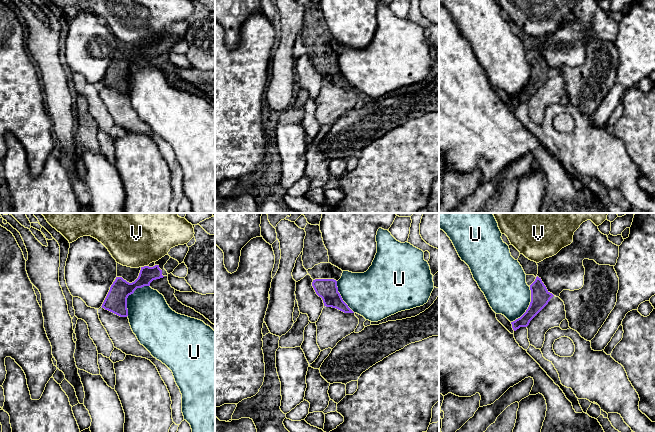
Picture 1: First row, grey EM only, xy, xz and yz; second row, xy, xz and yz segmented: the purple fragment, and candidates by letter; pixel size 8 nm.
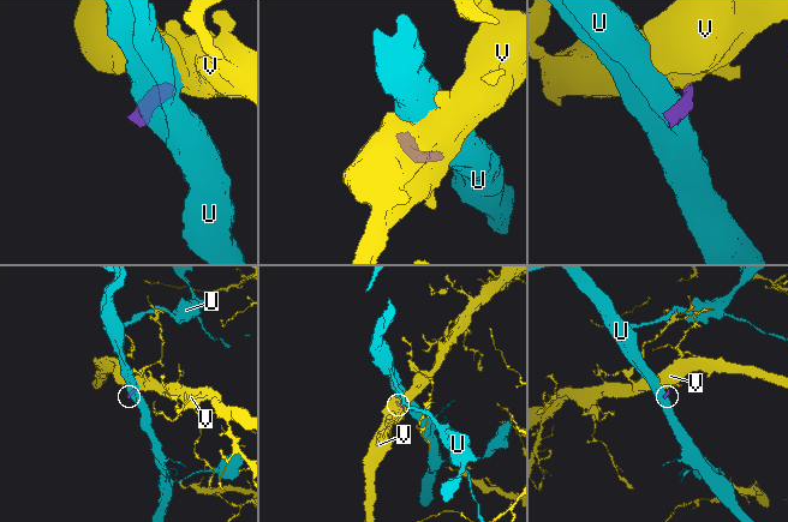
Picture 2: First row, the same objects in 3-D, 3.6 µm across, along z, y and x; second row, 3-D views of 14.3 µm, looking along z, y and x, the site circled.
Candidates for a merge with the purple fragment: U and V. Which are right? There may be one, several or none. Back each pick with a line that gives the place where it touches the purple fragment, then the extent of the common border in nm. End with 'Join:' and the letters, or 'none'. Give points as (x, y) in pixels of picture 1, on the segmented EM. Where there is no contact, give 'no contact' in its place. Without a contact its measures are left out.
Join: none

